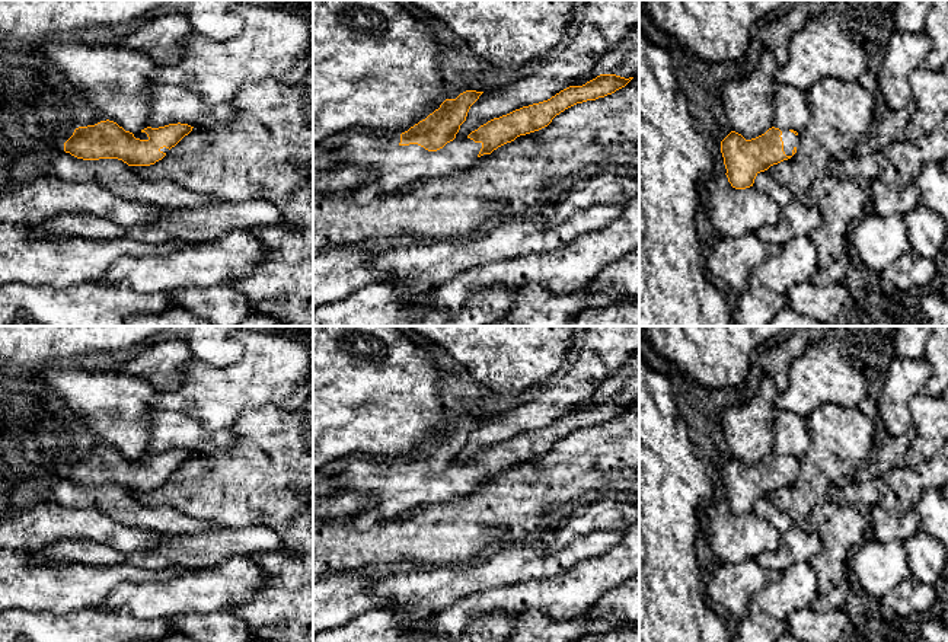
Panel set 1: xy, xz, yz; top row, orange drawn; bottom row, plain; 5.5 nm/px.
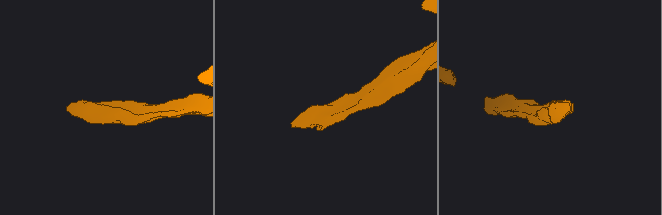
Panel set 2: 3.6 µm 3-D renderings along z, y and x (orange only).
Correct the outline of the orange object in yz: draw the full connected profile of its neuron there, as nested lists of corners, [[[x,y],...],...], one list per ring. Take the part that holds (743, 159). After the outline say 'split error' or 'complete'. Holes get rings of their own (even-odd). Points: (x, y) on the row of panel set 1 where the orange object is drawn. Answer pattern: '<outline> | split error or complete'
[[[769,128],[765,134],[746,140],[731,131],[721,141],[727,178],[732,188],[753,186],[756,176],[797,153],[799,135],[794,130]]] | split error

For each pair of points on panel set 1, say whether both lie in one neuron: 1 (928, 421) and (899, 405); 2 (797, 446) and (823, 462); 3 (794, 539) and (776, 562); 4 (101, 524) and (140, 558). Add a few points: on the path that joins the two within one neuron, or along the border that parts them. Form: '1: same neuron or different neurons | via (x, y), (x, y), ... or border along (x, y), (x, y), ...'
1: different neurons | border along (919, 393), (910, 405), (912, 427)
2: different neurons | border along (807, 418), (810, 447), (798, 460)
3: same neuron | via (794, 546), (791, 553), (784, 556)
4: different neurons | border along (163, 536), (134, 551), (99, 543)

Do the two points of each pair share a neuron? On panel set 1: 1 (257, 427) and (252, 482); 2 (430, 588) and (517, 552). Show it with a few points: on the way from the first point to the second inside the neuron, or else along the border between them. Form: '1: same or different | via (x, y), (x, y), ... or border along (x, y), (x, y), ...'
1: same | via (257, 440), (255, 469)
2: same | via (452, 584), (495, 568)

